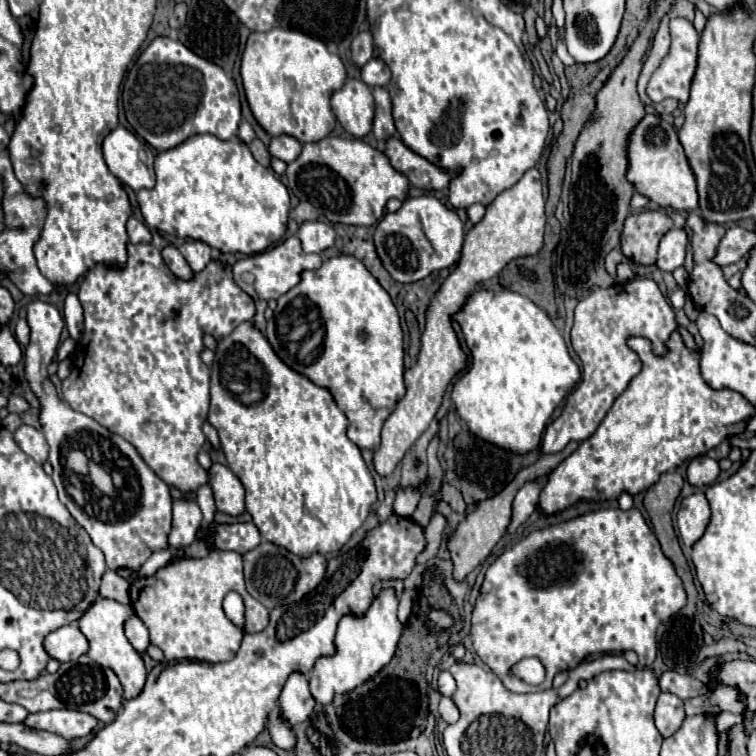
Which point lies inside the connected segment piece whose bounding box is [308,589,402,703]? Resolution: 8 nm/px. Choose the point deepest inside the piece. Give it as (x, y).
(363, 643)

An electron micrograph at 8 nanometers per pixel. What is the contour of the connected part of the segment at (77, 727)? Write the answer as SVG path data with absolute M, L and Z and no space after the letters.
M56 709L56 711L42 711L42 713L30 713L24 719L24 725L30 729L42 729L56 733L64 739L78 739L90 735L98 721L82 711L72 709Z

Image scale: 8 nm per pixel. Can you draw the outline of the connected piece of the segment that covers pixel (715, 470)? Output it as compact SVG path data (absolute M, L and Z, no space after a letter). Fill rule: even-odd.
M700 455L700 457L694 457L690 463L688 463L688 481L690 485L694 487L706 487L706 485L712 485L720 475L720 467L718 467L718 461L708 457L708 455Z

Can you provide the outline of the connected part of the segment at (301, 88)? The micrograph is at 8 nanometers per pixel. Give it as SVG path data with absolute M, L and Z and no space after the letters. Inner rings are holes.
M276 27L264 33L250 33L246 49L242 53L242 83L244 83L244 93L246 101L250 105L250 111L254 119L260 123L260 127L270 135L290 135L298 139L300 143L310 143L310 141L320 141L326 135L332 133L336 117L330 109L330 95L332 91L340 89L346 81L346 67L340 61L338 55L330 53L326 45L318 39L312 39L300 31Z

